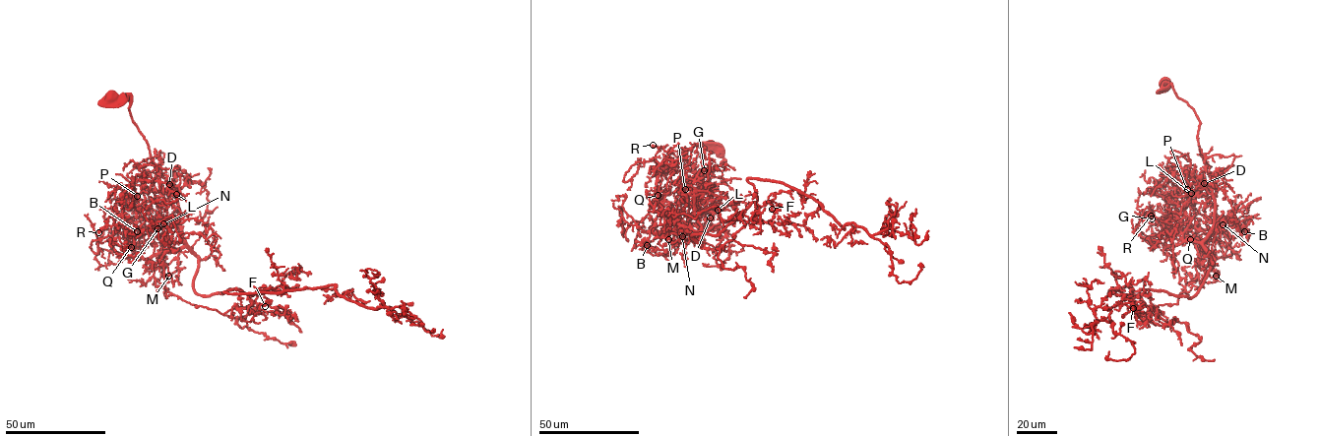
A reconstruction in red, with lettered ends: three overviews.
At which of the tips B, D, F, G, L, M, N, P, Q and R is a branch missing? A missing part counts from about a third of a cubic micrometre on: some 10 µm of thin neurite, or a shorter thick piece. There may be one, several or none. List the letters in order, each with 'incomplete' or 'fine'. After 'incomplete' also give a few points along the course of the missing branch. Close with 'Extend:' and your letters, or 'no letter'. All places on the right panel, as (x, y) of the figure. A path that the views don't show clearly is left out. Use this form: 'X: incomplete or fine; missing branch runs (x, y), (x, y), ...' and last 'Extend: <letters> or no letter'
B: incomplete; missing branch runs (1244, 231), (1241, 257)
D: fine
F: fine
G: fine
L: fine
M: fine
N: fine
P: fine
Q: fine
R: fine
Extend: B

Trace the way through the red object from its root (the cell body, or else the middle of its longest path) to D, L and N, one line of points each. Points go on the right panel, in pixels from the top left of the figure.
D: (1165, 85), (1170, 84), (1200, 122), (1198, 145), (1212, 179), (1204, 183)
L: (1165, 85), (1199, 120), (1199, 150), (1214, 197), (1218, 191), (1203, 189), (1188, 202), (1191, 193)
N: (1165, 85), (1170, 84), (1200, 122), (1198, 145), (1214, 185), (1215, 225), (1223, 224)

